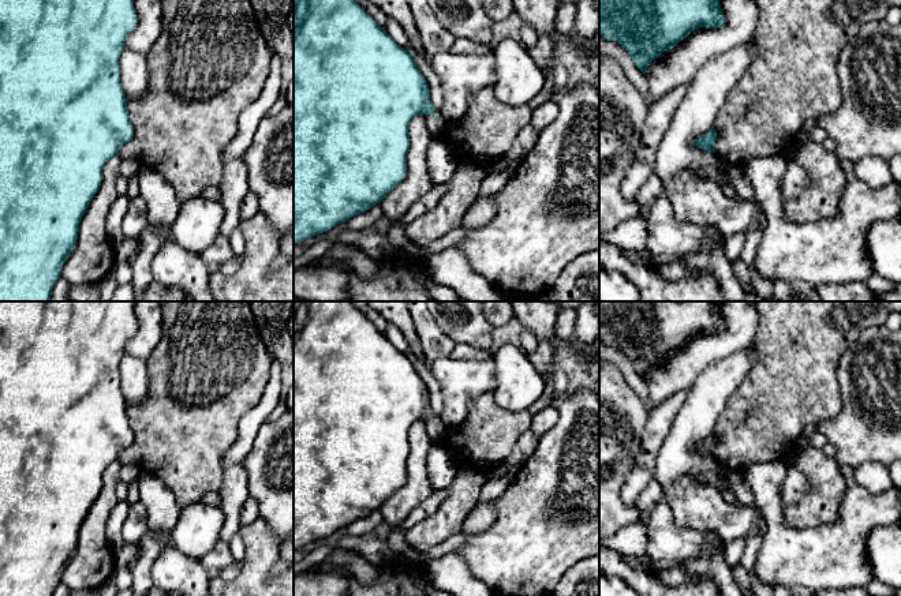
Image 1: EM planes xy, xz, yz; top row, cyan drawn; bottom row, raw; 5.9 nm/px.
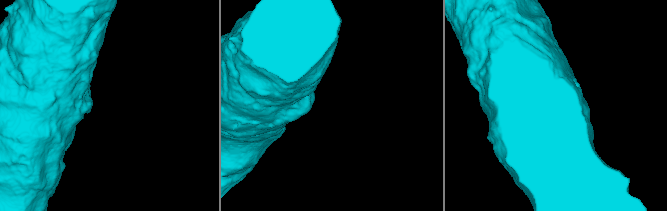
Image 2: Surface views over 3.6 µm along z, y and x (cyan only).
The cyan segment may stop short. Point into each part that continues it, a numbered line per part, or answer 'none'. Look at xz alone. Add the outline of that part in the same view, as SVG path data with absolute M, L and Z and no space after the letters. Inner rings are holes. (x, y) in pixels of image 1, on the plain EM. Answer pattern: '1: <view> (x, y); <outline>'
1: xz (436, 428); M440 419L427 420L426 431L427 431L429 438L433 441L433 443L438 445L441 436L446 431L446 427L442 424L442 421Z

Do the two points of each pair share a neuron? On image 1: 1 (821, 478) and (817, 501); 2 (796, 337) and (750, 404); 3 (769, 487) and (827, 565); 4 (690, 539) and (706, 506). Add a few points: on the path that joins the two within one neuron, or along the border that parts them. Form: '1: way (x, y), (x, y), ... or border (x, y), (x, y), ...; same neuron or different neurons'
1: way (821, 483), (821, 495); same neuron
2: way (796, 353), (796, 358), (766, 388); same neuron
3: way (770, 509), (774, 524), (806, 555); same neuron
4: border (670, 508), (672, 517), (680, 527), (701, 533); different neurons

